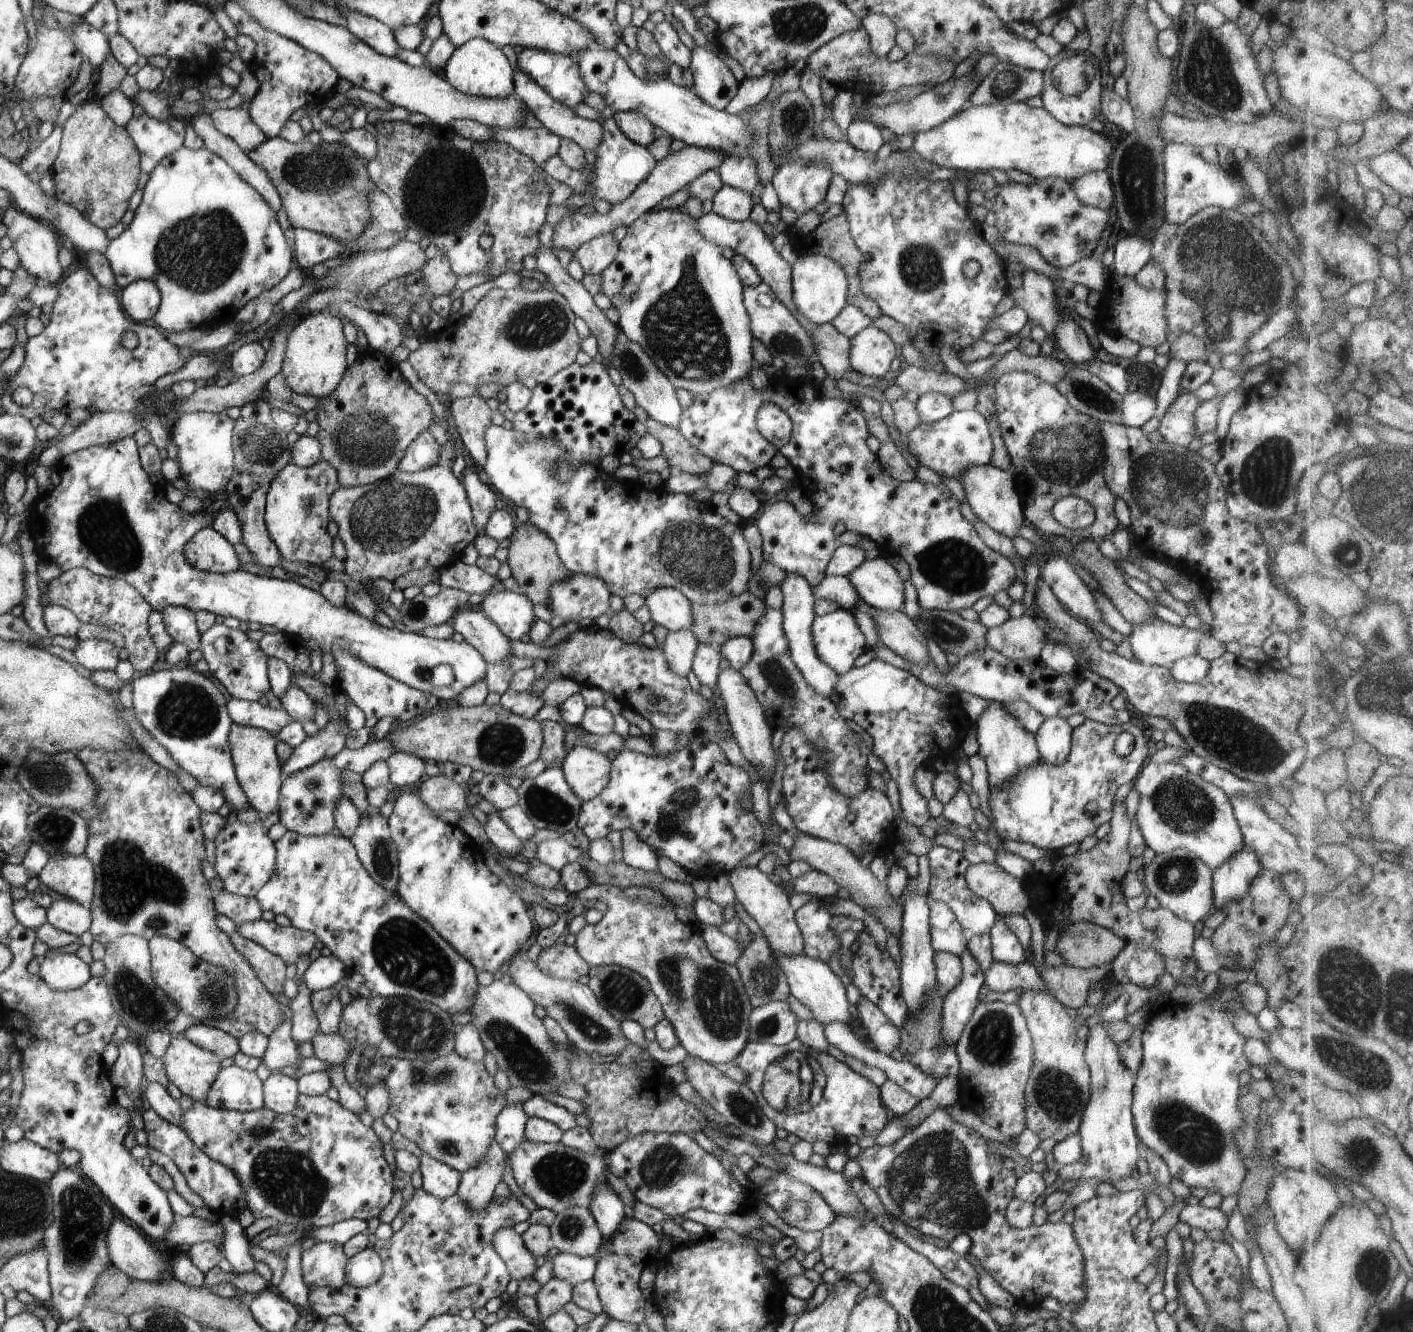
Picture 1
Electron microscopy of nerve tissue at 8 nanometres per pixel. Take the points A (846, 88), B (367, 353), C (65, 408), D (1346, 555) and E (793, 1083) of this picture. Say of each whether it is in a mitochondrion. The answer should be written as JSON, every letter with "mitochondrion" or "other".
{"A":"other","B":"other","C":"other","D":"mitochondrion","E":"mitochondrion"}

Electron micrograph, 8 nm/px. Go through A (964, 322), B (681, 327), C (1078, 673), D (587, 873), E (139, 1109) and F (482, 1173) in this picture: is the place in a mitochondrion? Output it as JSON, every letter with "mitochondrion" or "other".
{"A":"other","B":"mitochondrion","C":"other","D":"other","E":"other","F":"other"}

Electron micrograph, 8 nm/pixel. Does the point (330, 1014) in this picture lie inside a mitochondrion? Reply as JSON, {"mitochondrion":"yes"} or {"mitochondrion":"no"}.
{"mitochondrion":"no"}

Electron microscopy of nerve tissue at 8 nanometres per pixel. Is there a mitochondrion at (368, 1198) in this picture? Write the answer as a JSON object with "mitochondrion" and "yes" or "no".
{"mitochondrion":"no"}

